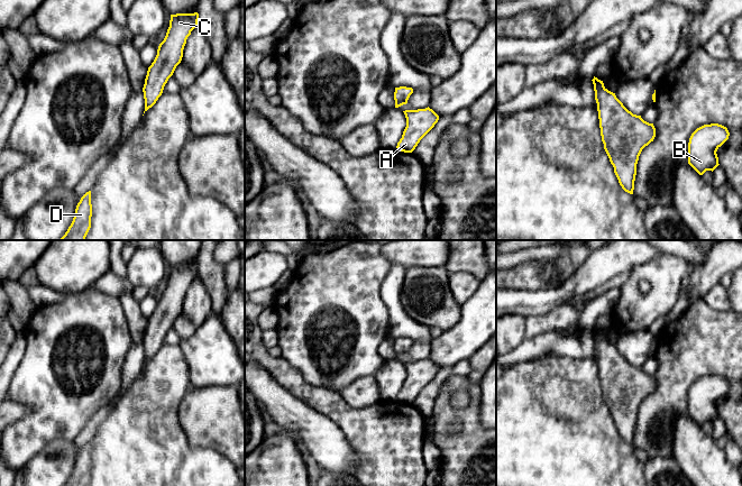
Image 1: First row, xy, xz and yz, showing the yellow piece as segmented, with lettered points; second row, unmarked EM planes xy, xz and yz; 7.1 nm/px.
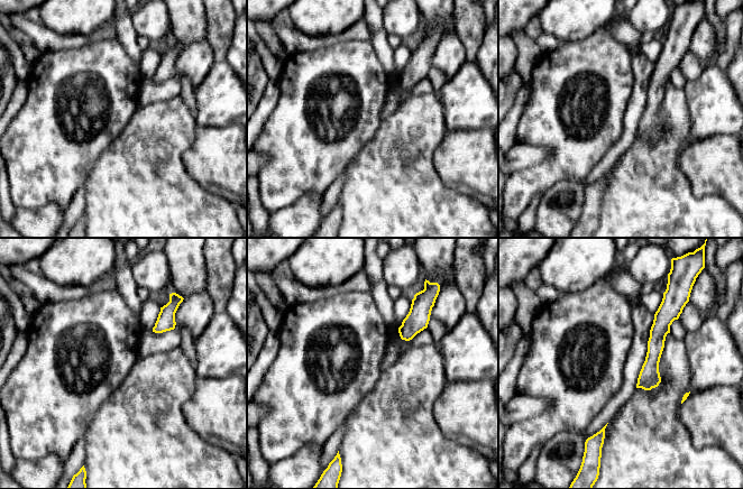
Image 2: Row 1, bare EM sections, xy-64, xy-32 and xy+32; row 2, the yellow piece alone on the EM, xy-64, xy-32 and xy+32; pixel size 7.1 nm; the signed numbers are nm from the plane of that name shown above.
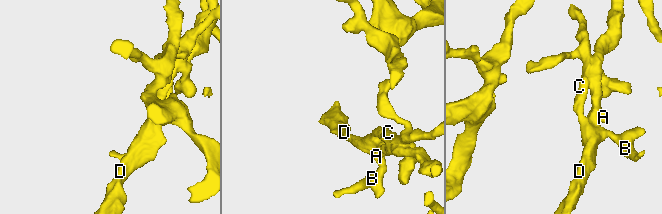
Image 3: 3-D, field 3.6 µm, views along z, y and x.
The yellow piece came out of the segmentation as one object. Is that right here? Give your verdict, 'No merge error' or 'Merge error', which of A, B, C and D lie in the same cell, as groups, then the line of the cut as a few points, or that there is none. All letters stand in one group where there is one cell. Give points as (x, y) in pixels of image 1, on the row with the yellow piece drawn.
No merge error. Groups: A B C D. No split

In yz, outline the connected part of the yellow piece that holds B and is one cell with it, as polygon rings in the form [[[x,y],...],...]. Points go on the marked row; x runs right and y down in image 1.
[[[718,123],[697,128],[688,143],[688,164],[699,174],[714,171],[718,164],[717,149],[729,139],[726,127]]]

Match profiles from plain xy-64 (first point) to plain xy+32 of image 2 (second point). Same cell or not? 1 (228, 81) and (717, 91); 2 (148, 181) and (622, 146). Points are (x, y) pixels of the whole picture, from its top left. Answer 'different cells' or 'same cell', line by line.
1: same cell
2: different cells

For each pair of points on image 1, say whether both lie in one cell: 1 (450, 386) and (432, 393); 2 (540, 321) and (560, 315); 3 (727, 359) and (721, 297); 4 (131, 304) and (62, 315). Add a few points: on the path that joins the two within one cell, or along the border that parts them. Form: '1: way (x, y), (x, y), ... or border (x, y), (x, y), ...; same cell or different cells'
1: border (440, 392), (436, 397), (431, 415); different cells
2: way (544, 321), (556, 320); same cell
3: border (703, 299), (713, 309), (729, 311); different cells
4: border (118, 297), (130, 330); different cells

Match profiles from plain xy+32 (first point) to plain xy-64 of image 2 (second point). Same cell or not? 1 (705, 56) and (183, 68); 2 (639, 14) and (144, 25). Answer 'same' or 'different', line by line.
1: same
2: same

